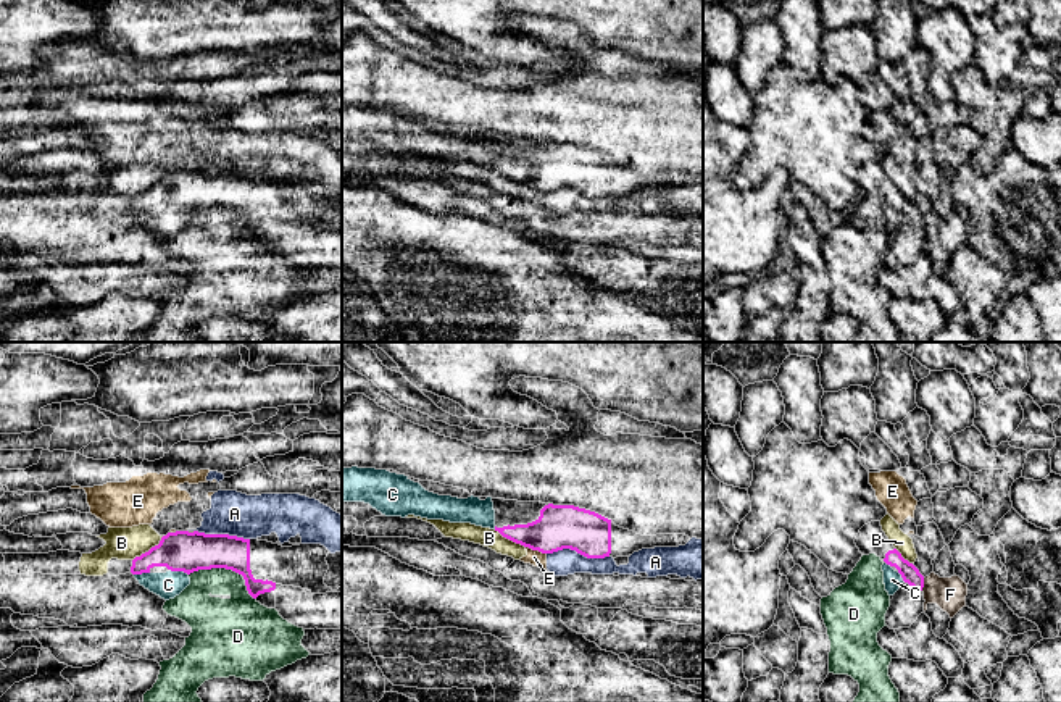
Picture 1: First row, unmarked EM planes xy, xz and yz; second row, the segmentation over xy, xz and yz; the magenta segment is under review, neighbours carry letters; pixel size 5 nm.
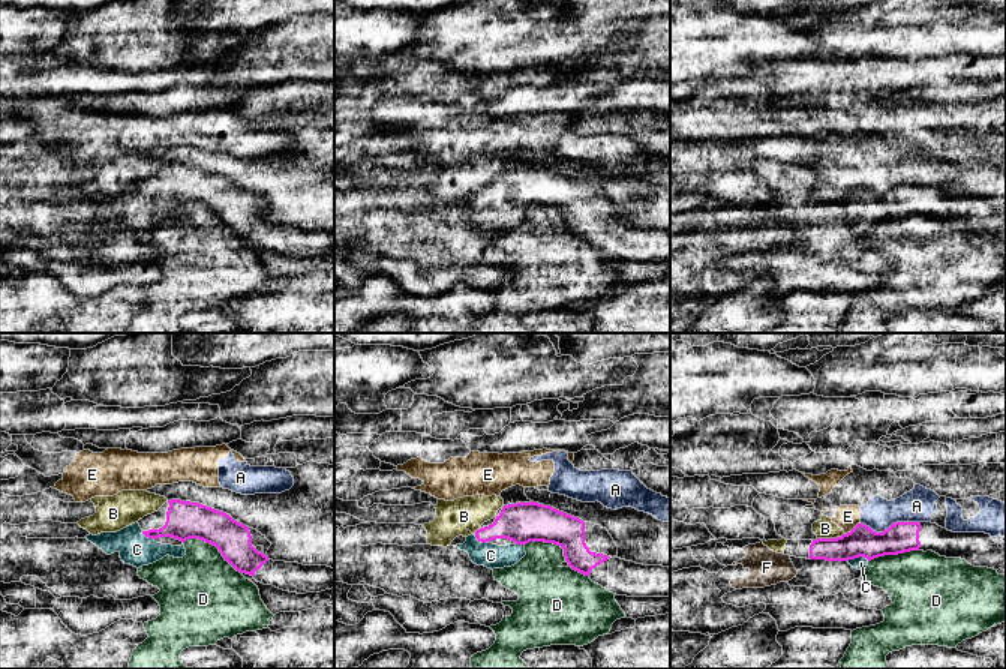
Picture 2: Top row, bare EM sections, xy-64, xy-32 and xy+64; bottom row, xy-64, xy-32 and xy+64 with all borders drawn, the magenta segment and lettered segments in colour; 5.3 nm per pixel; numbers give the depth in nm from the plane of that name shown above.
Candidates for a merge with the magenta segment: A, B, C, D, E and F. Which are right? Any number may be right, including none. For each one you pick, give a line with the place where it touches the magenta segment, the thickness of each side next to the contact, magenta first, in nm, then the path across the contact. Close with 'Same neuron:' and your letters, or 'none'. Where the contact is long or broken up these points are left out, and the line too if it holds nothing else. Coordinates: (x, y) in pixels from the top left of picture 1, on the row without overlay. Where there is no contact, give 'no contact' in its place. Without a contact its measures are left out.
C: meets magenta in xy at (179, 208); 200 nm thick on the magenta side, 130 nm on the other; runs through xy (181, 189), (179, 208), (168, 223)
Same neuron: C

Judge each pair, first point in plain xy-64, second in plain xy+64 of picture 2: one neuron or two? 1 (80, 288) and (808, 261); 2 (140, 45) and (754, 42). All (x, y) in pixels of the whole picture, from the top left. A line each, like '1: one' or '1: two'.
1: one
2: two

